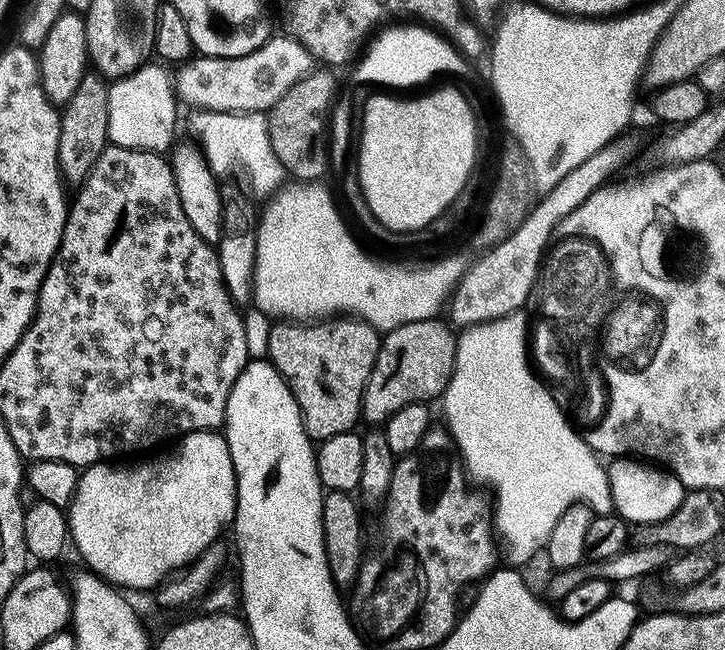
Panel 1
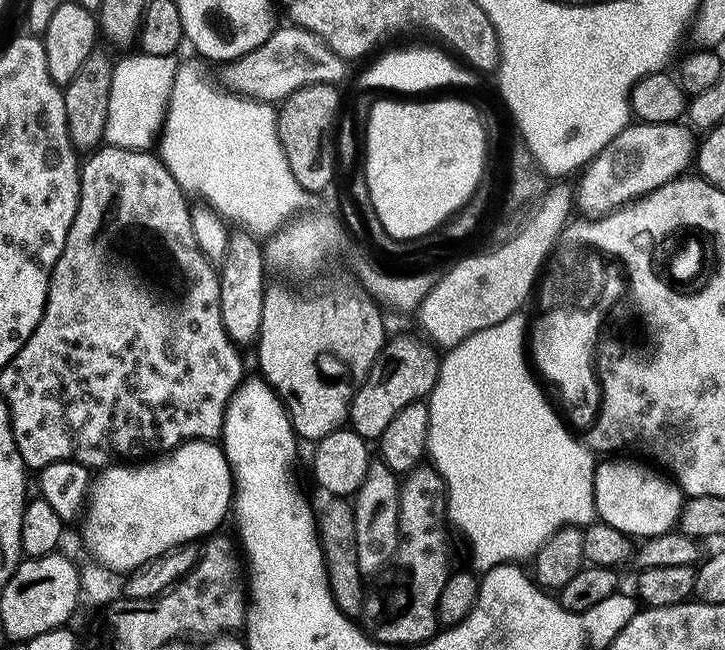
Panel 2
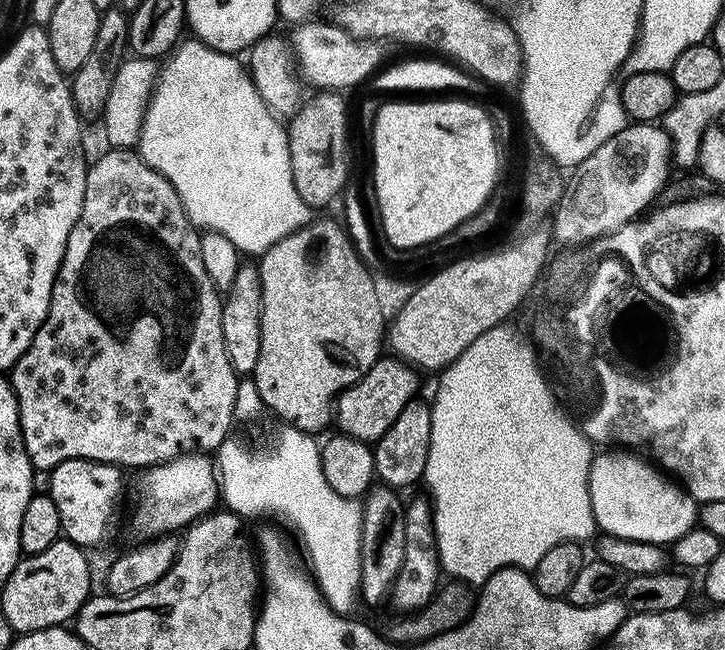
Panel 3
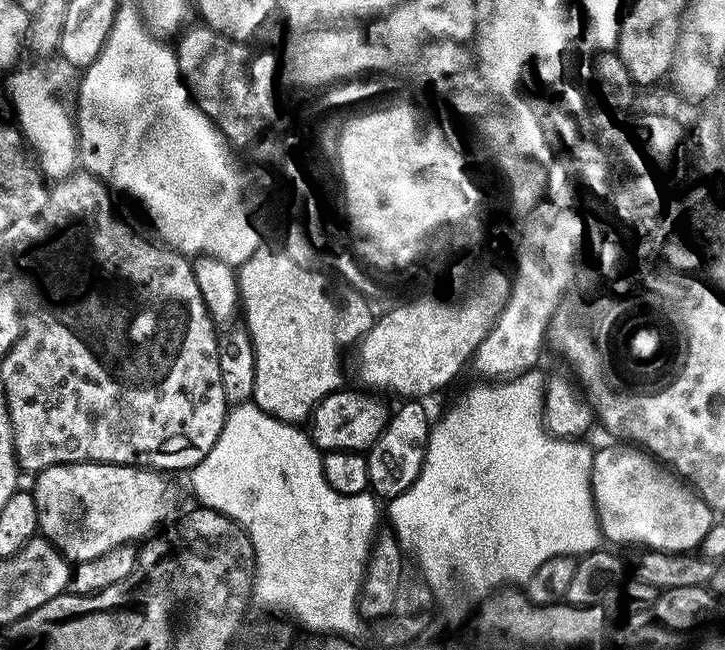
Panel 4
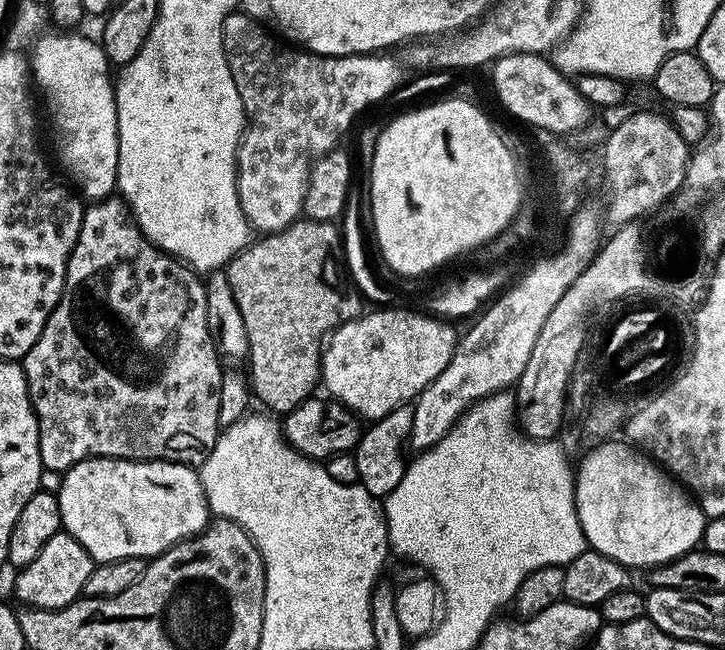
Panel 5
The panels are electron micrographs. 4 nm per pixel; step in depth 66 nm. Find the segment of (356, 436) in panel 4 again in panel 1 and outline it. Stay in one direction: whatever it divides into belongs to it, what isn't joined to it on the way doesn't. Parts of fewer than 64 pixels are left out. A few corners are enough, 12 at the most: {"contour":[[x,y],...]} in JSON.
{"contour":[[433,318],[383,333],[360,407],[382,426],[443,397],[458,336]]}

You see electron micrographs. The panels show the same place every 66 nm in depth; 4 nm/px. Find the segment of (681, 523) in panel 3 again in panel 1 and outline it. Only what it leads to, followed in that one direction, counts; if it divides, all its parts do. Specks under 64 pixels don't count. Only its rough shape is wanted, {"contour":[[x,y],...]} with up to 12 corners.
{"contour":[[636,458],[607,465],[615,515],[657,524],[682,502],[684,483]]}

